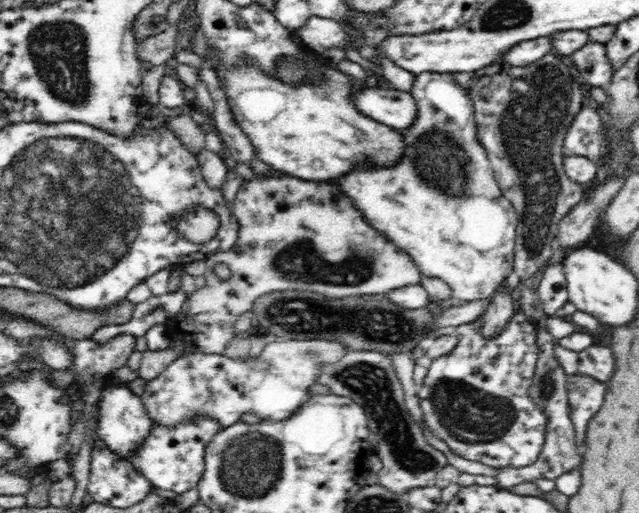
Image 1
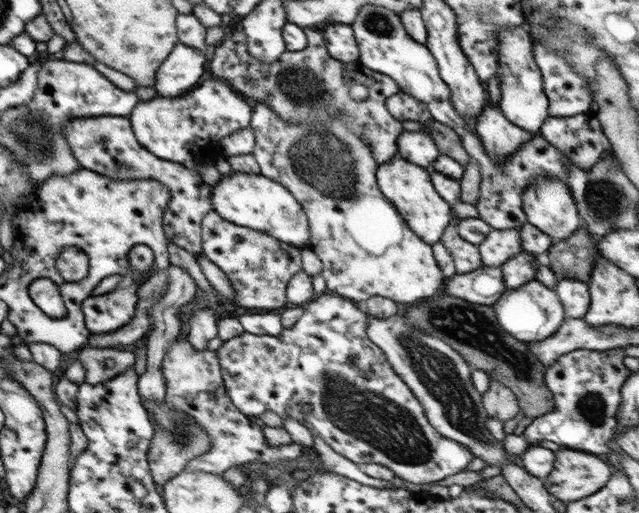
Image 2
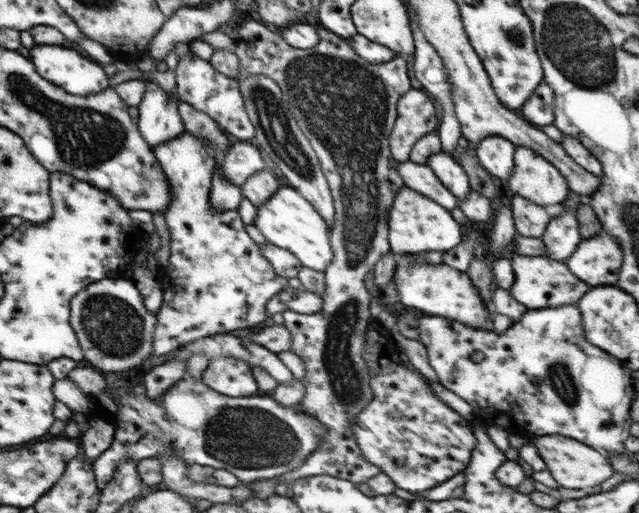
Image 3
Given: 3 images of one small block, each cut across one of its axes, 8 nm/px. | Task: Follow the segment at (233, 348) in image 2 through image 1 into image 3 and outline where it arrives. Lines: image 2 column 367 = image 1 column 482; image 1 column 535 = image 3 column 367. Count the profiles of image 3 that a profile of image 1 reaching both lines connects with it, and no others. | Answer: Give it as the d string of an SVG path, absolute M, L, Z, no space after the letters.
M371 321L365 329L363 360L373 399L348 420L362 458L388 476L396 488L411 494L461 473L476 443L469 422L443 403L415 369L403 366L399 348L379 322Z

